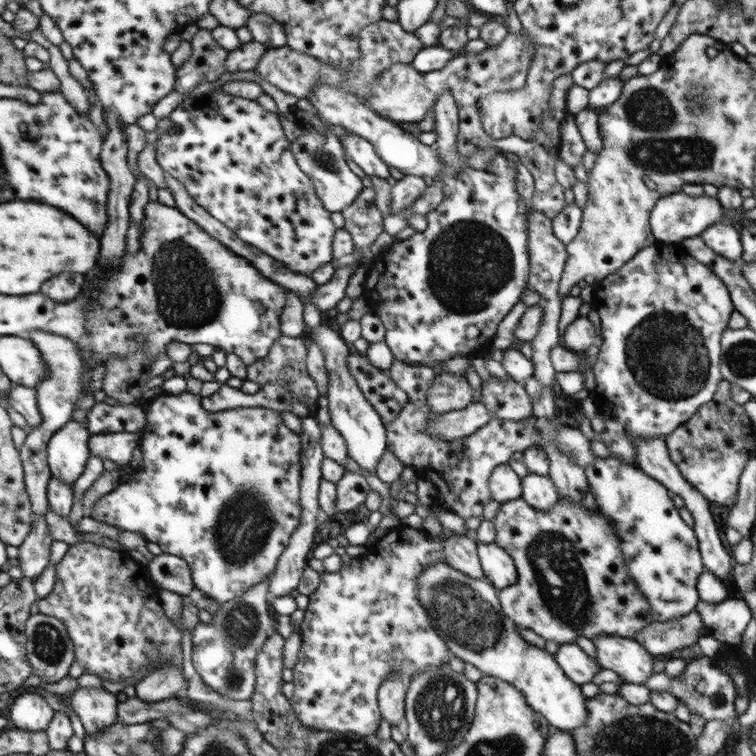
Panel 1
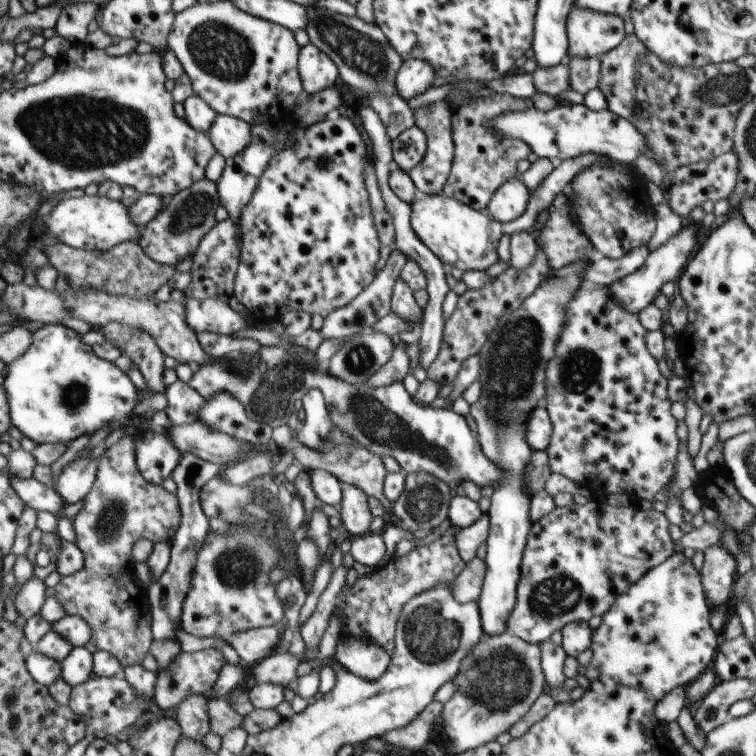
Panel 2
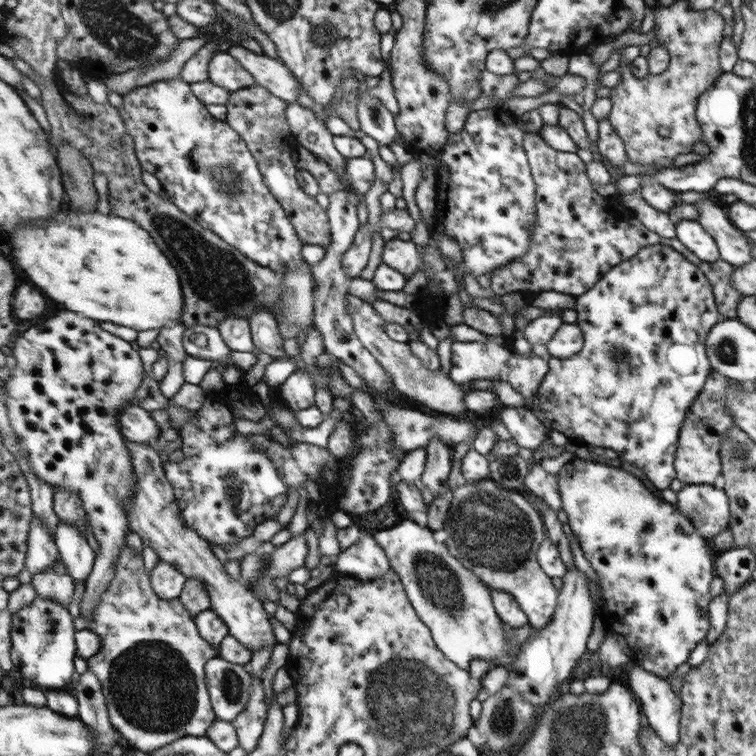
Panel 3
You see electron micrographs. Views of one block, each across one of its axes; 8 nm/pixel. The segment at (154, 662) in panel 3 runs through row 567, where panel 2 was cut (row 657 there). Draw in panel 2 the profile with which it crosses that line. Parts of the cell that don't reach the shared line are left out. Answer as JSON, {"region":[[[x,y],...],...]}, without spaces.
{"region":[[[123,436],[116,444],[106,449],[104,455],[100,458],[99,477],[96,479],[95,489],[88,495],[82,510],[77,514],[74,522],[74,528],[76,528],[76,534],[78,534],[78,546],[80,546],[84,554],[86,554],[85,570],[80,573],[72,574],[72,576],[64,577],[56,588],[56,596],[58,600],[64,604],[66,612],[68,612],[69,615],[82,615],[86,622],[90,622],[90,626],[94,628],[92,643],[94,643],[100,651],[108,651],[110,654],[115,655],[115,657],[119,659],[120,666],[123,669],[128,668],[130,664],[141,664],[142,660],[144,660],[144,656],[148,654],[148,648],[150,648],[150,642],[152,642],[152,632],[150,632],[150,606],[148,606],[148,602],[146,602],[146,600],[148,600],[148,598],[146,598],[148,589],[136,579],[137,575],[134,570],[136,561],[132,556],[132,548],[138,540],[144,538],[154,542],[154,544],[158,544],[158,542],[168,542],[168,544],[172,546],[172,541],[174,540],[174,536],[176,536],[176,532],[178,532],[178,527],[182,520],[177,496],[166,491],[162,486],[156,486],[156,484],[148,482],[147,479],[143,477],[143,473],[139,470],[138,463],[135,459],[134,444],[136,444],[136,436]]]}

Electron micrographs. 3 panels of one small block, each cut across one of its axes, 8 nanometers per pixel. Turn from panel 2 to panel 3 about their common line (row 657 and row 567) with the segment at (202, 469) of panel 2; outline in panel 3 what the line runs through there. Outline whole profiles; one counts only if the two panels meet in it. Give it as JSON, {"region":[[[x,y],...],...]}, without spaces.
{"region":[[[162,560],[158,561],[150,572],[152,589],[164,600],[178,597],[183,592],[187,579],[182,571],[178,571],[174,565]]]}

